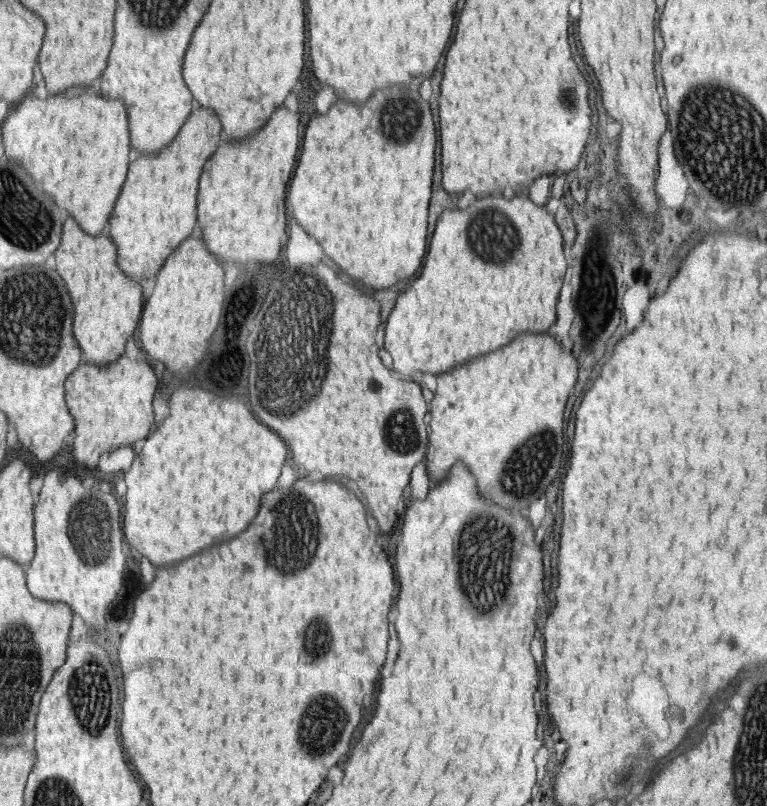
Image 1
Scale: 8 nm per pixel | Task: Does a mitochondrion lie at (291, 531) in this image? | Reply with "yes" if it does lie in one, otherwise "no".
yes

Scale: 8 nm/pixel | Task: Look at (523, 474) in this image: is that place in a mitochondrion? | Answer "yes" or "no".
yes

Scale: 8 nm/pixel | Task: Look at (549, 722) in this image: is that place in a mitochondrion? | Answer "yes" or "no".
no

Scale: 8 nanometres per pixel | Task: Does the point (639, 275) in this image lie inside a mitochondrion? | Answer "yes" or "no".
no

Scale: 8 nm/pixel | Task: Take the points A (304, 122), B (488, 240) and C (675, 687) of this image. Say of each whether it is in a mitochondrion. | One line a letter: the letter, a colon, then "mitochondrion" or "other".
A: other
B: mitochondrion
C: other

